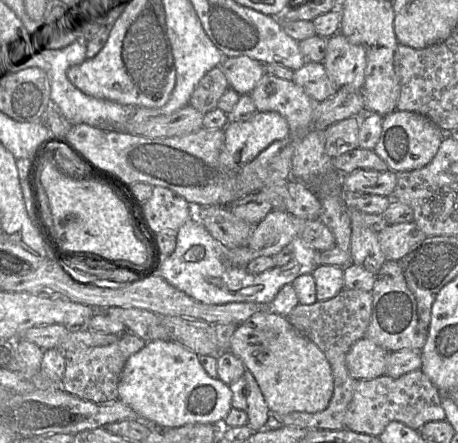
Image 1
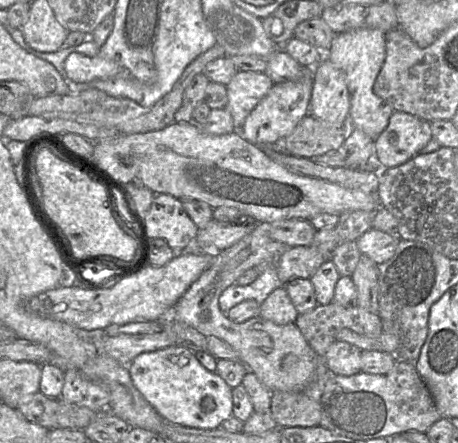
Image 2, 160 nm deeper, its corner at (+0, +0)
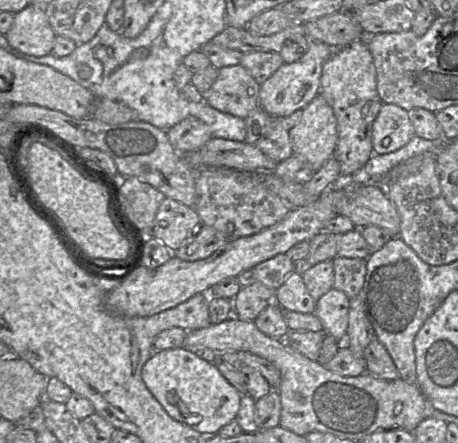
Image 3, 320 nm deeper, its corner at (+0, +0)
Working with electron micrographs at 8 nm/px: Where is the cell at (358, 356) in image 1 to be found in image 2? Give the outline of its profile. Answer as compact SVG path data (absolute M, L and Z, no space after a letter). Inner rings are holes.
M334 341L325 353L328 369L340 376L361 372L361 351L347 342Z

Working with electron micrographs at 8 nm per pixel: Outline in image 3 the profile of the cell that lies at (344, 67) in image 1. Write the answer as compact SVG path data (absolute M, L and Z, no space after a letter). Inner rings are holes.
M318 94L302 109L302 117L289 131L289 139L293 155L302 156L314 171L319 170L334 155L338 140L337 120L332 107L322 95Z

